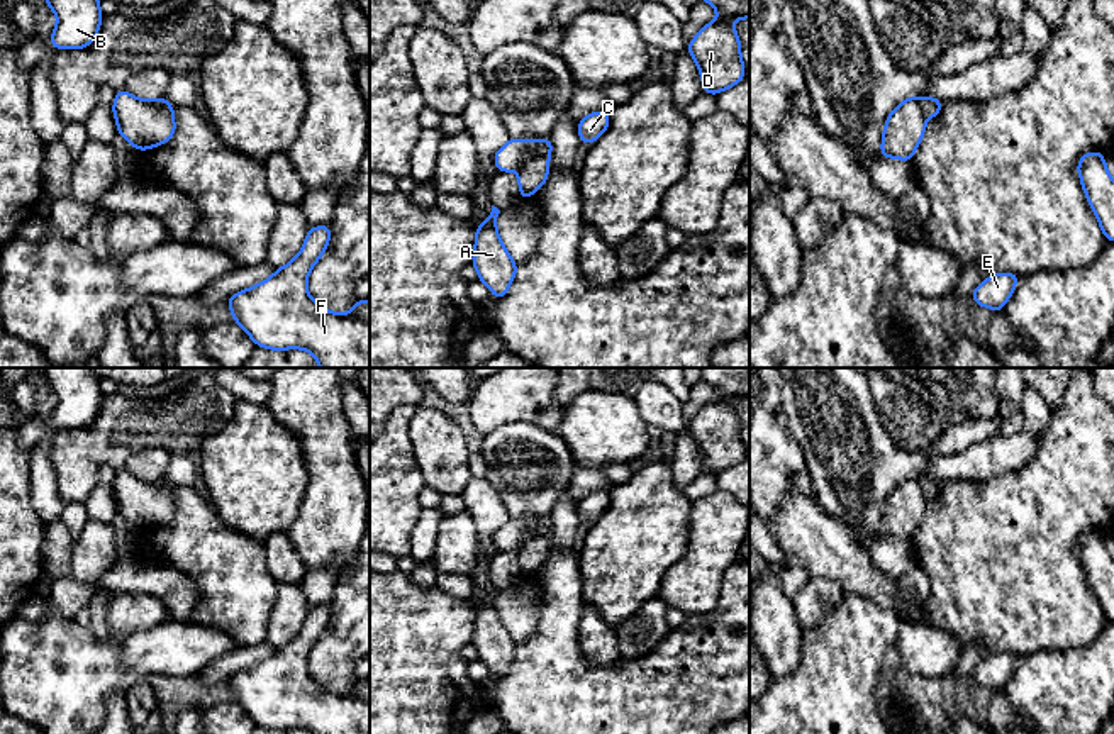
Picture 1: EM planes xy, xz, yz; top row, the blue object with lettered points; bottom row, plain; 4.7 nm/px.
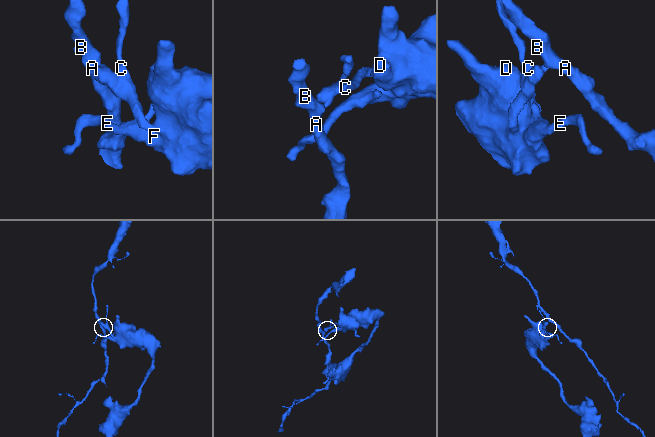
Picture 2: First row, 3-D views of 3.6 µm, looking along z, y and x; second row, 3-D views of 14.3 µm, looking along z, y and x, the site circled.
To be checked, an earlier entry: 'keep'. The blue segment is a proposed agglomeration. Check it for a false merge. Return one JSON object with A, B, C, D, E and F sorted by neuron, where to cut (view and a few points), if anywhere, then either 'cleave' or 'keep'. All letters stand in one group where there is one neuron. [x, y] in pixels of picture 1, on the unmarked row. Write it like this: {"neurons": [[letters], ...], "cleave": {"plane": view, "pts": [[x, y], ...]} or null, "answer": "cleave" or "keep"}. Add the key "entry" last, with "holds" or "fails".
{"neurons": [["A", "B"], ["C", "D", "E", "F"]], "cleave": {"plane": "xz", "pts": [[546, 536], [531, 536], [519, 550]]}, "answer": "cleave", "entry": "fails"}

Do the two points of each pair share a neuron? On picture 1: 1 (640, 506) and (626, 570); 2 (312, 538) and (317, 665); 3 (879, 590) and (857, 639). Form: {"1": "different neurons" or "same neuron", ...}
{"1": "same neuron", "2": "different neurons", "3": "different neurons"}

